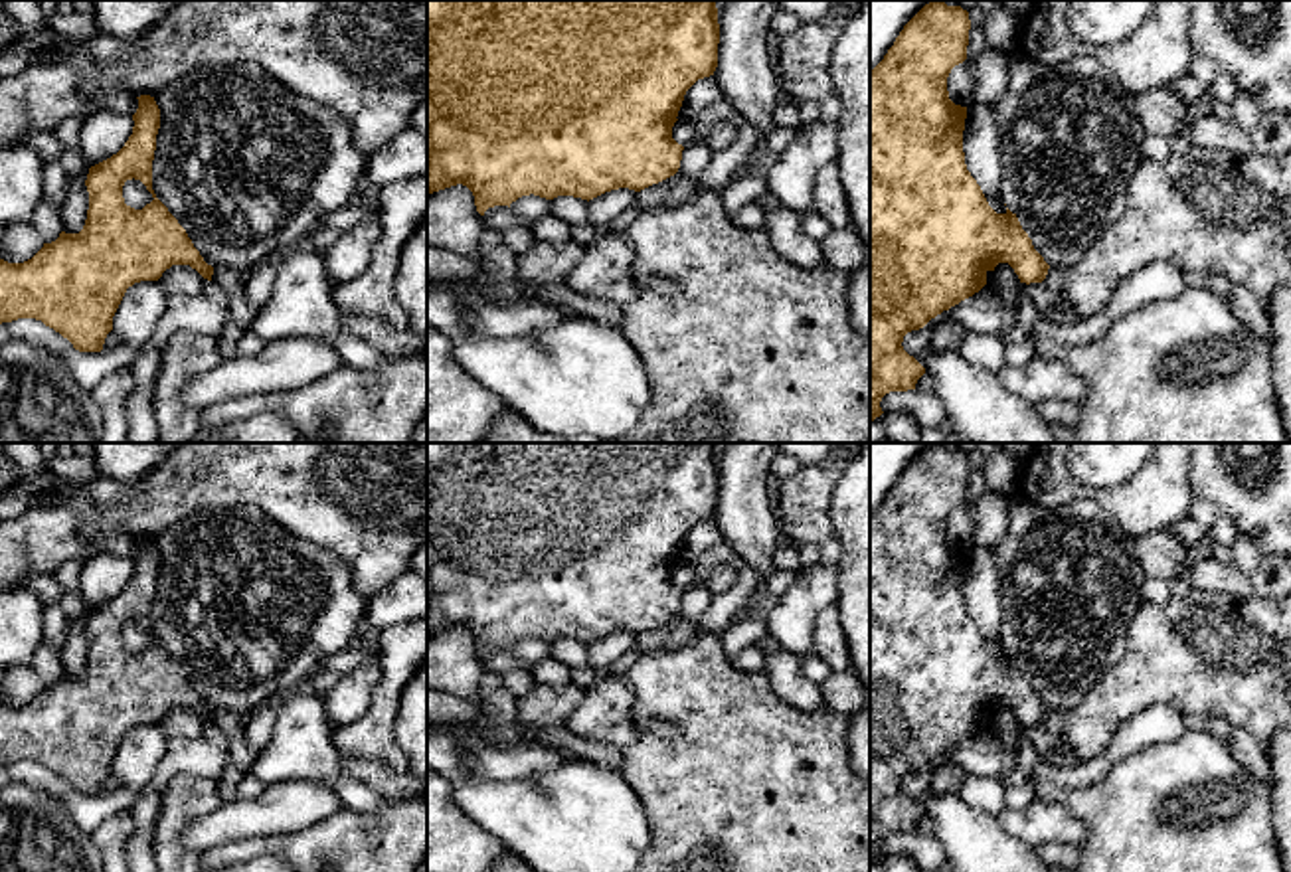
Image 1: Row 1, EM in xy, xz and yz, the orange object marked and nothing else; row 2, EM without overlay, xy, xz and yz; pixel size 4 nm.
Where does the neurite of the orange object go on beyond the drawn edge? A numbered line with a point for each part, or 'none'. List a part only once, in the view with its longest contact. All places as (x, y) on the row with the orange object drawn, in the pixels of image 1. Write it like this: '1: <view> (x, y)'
none

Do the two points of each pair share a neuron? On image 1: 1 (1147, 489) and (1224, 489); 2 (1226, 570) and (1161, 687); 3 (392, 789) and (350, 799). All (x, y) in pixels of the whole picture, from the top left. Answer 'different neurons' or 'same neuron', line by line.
1: different neurons
2: different neurons
3: different neurons

